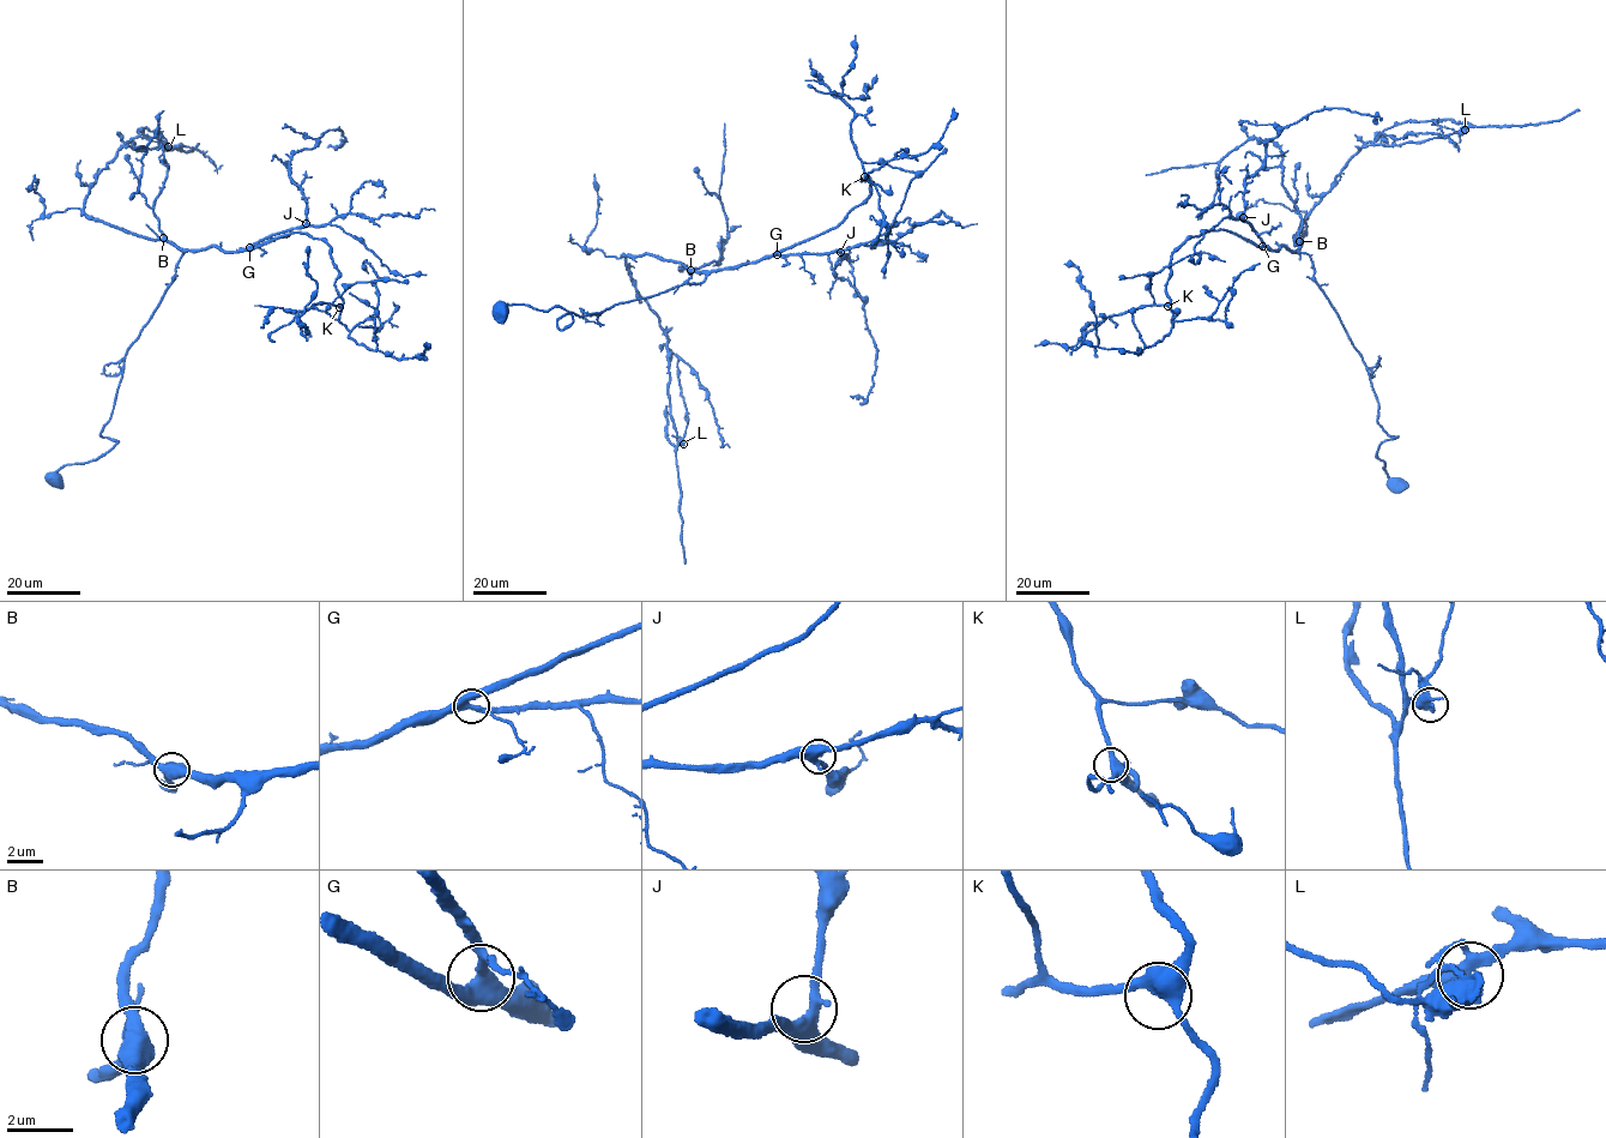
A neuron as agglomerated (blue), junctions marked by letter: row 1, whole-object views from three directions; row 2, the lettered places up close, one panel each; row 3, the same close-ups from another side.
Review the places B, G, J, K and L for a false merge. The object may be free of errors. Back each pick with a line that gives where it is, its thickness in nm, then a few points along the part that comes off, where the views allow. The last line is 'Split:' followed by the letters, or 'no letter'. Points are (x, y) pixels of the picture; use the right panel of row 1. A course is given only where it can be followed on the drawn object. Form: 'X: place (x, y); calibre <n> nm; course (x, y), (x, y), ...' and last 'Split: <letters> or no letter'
L: place (1465, 130); calibre 360 nm; course (1465, 130), (1462, 127), (1546, 122), (1580, 110)
Split: L

